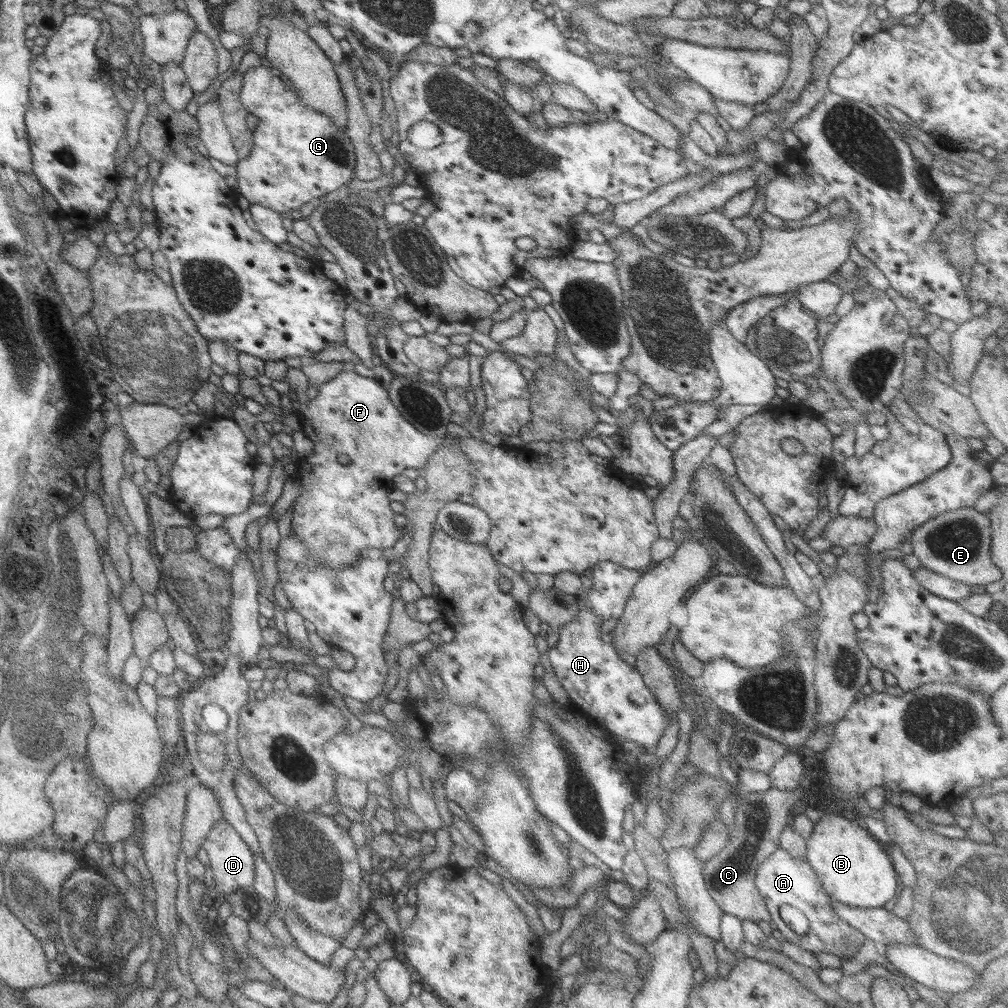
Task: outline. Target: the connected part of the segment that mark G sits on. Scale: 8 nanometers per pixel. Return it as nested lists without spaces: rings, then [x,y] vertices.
[[[262,65],[248,69],[241,78],[243,81],[239,91],[239,102],[249,114],[253,114],[259,120],[259,123],[252,133],[249,154],[238,160],[235,165],[237,195],[243,196],[249,205],[259,204],[280,215],[282,212],[290,213],[301,208],[301,204],[307,201],[315,202],[320,196],[349,183],[355,164],[354,148],[347,135],[337,130],[326,114],[301,104],[295,91],[281,82],[277,73]]]

